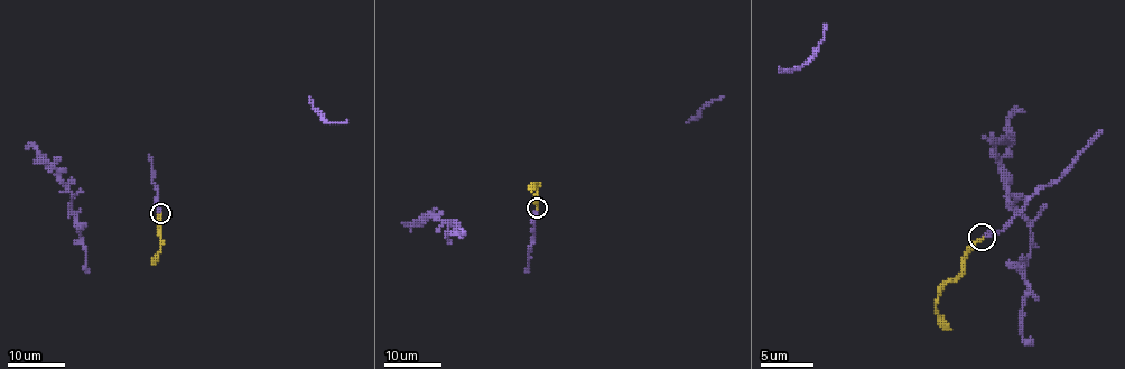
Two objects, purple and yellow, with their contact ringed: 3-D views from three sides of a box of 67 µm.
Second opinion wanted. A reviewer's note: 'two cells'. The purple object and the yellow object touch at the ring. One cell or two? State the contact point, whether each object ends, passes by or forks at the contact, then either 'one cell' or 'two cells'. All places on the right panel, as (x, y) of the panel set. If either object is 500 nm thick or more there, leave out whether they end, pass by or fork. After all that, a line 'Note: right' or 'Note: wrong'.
place (982, 237); purple ends; yellow ends; one cell
Note: wrong

